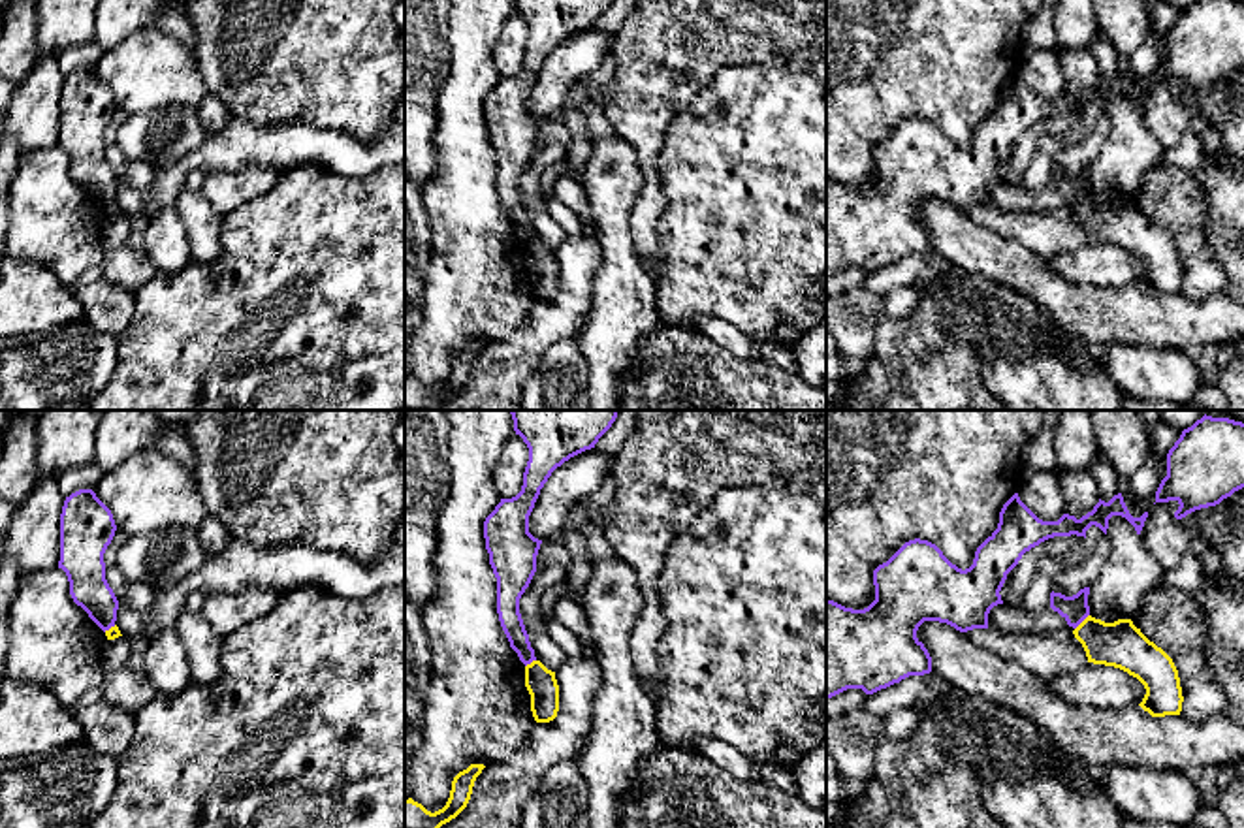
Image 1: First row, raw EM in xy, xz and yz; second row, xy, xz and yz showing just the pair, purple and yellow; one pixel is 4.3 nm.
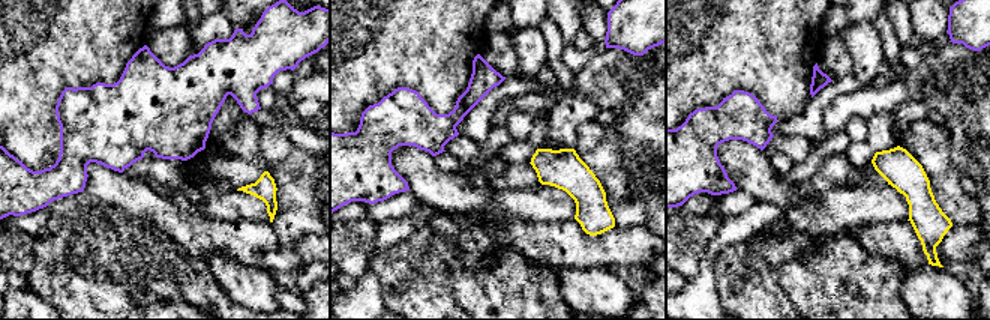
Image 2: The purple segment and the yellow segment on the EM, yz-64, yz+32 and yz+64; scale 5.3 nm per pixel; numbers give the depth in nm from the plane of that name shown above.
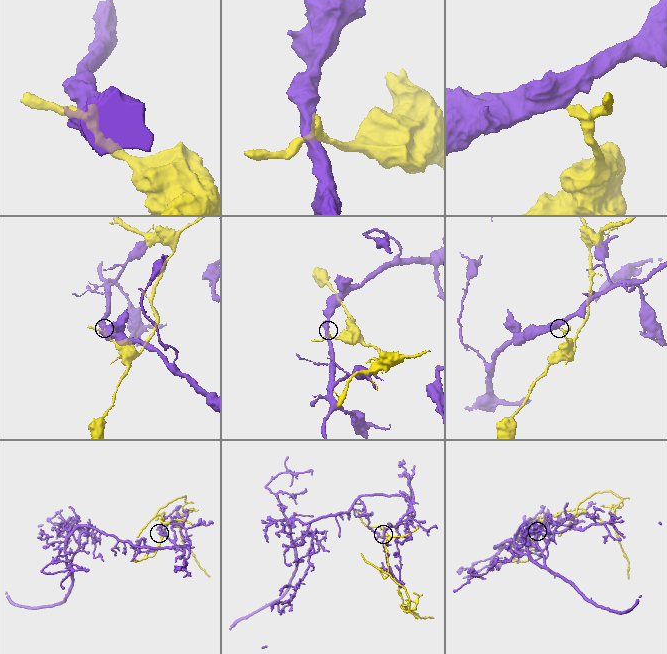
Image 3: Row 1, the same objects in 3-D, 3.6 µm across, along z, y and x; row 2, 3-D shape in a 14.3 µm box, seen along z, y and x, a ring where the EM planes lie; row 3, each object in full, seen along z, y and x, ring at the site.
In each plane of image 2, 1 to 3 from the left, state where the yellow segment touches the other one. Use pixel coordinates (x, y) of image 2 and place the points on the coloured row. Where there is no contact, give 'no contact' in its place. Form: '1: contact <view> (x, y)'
1: no contact
2: no contact
3: no contact

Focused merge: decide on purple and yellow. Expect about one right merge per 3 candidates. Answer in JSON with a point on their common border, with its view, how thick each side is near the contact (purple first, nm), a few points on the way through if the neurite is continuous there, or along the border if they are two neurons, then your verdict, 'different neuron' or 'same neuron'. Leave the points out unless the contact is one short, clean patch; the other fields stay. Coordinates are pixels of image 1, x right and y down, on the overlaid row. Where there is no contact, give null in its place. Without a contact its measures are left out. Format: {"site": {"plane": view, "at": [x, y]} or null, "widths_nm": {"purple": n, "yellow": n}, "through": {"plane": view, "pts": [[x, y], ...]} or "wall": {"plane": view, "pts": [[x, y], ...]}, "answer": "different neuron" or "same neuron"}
{"site": {"plane": "yz", "at": [1083, 620]}, "widths_nm": {"purple": 120, "yellow": 200}, "wall": {"plane": "yz", "pts": [[1088, 614], [1075, 629]]}, "answer": "different neuron"}

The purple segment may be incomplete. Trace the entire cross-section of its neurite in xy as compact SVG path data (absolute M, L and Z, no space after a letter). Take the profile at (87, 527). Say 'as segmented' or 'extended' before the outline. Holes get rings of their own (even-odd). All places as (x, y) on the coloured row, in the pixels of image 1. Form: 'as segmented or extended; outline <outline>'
as segmented; outline M92 489L66 497L60 514L60 561L70 595L105 632L115 627L119 600L105 580L104 553L115 536L111 510Z

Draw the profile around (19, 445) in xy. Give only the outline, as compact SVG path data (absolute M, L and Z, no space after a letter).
M38 418L13 420L2 440L0 452L0 499L19 506L36 487L38 476Z

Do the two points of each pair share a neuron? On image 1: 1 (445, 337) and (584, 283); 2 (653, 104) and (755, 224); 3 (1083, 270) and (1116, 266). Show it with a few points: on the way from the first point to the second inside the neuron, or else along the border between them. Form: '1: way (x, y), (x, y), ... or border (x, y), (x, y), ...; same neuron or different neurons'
1: border (537, 302), (527, 318), (509, 335); different neurons
2: border (685, 106), (665, 130), (655, 164); different neurons
3: way (1090, 266), (1109, 266); same neuron

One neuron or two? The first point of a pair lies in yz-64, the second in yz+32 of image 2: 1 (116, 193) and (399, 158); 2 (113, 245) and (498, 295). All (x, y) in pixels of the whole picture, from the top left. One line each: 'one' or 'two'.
1: one
2: two

